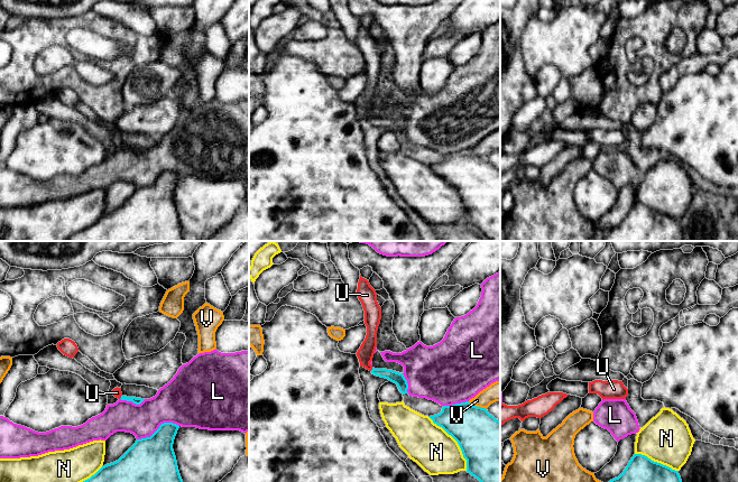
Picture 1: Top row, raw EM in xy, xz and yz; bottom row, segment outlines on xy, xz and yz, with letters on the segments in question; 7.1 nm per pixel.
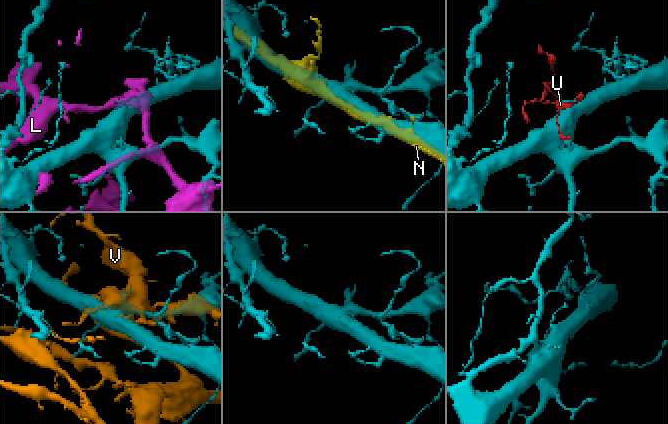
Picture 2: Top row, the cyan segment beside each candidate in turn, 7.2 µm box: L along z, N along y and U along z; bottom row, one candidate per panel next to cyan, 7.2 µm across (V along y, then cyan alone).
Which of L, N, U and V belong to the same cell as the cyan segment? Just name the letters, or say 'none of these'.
U

